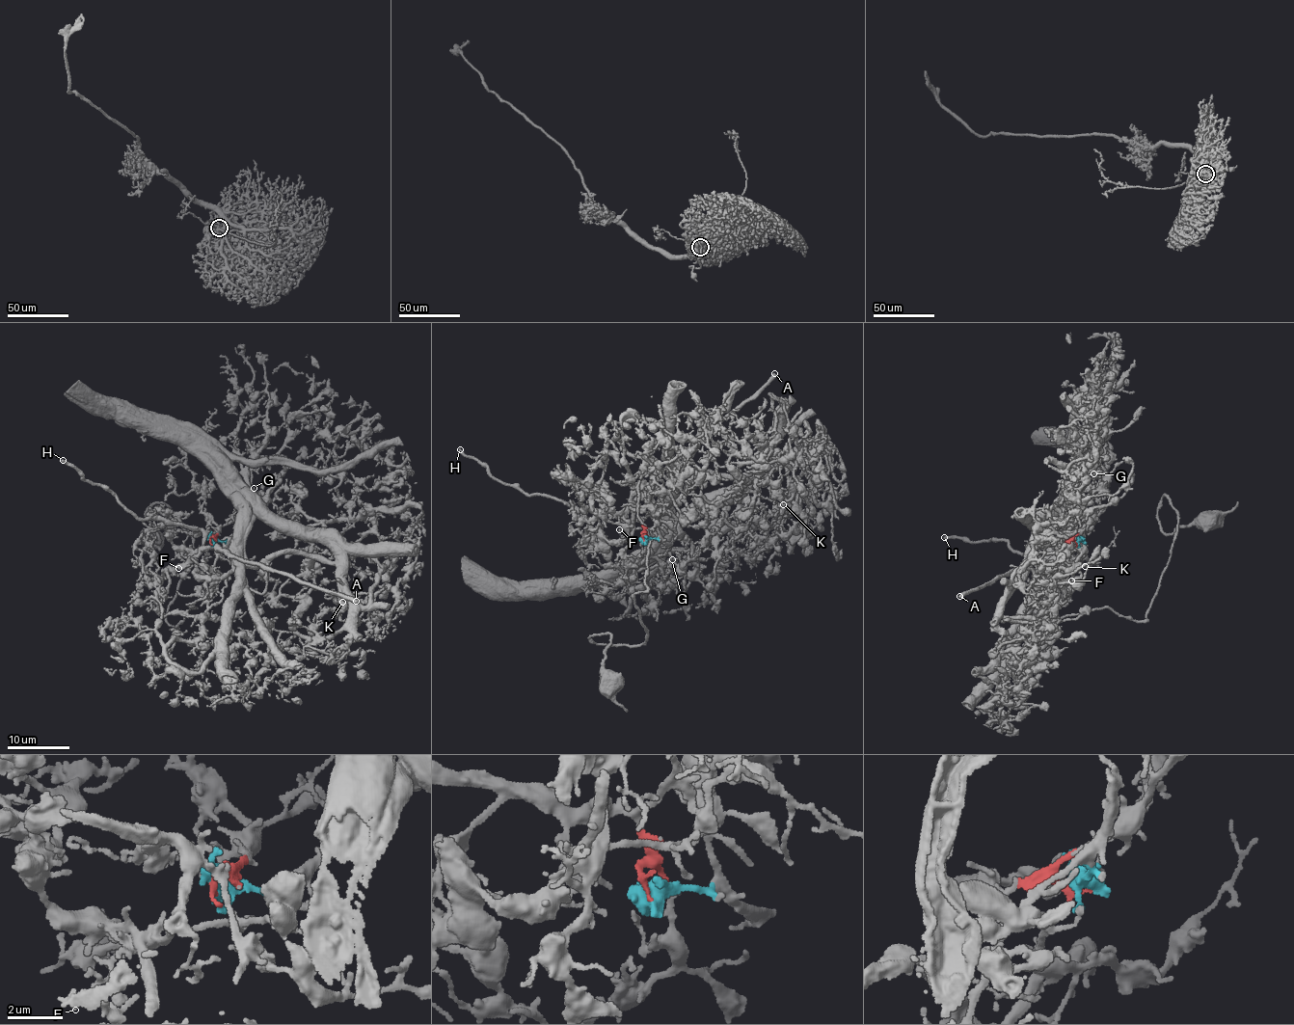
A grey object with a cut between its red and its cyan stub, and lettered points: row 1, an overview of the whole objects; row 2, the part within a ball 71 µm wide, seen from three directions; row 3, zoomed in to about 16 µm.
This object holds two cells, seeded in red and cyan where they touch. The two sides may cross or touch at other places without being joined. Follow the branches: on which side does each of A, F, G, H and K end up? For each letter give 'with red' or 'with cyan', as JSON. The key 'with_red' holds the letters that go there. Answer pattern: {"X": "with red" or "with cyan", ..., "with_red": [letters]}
{"A": "with red", "F": "with red", "G": "with cyan", "H": "with red", "K": "with cyan", "with_red": ["A", "F", "H"]}

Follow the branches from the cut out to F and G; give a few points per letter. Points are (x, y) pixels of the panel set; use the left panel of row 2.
F: (210, 541), (212, 535), (207, 535), (200, 552), (187, 557), (178, 568)
G: (211, 541), (226, 544), (256, 516), (300, 527), (318, 523), (262, 501), (253, 487)

